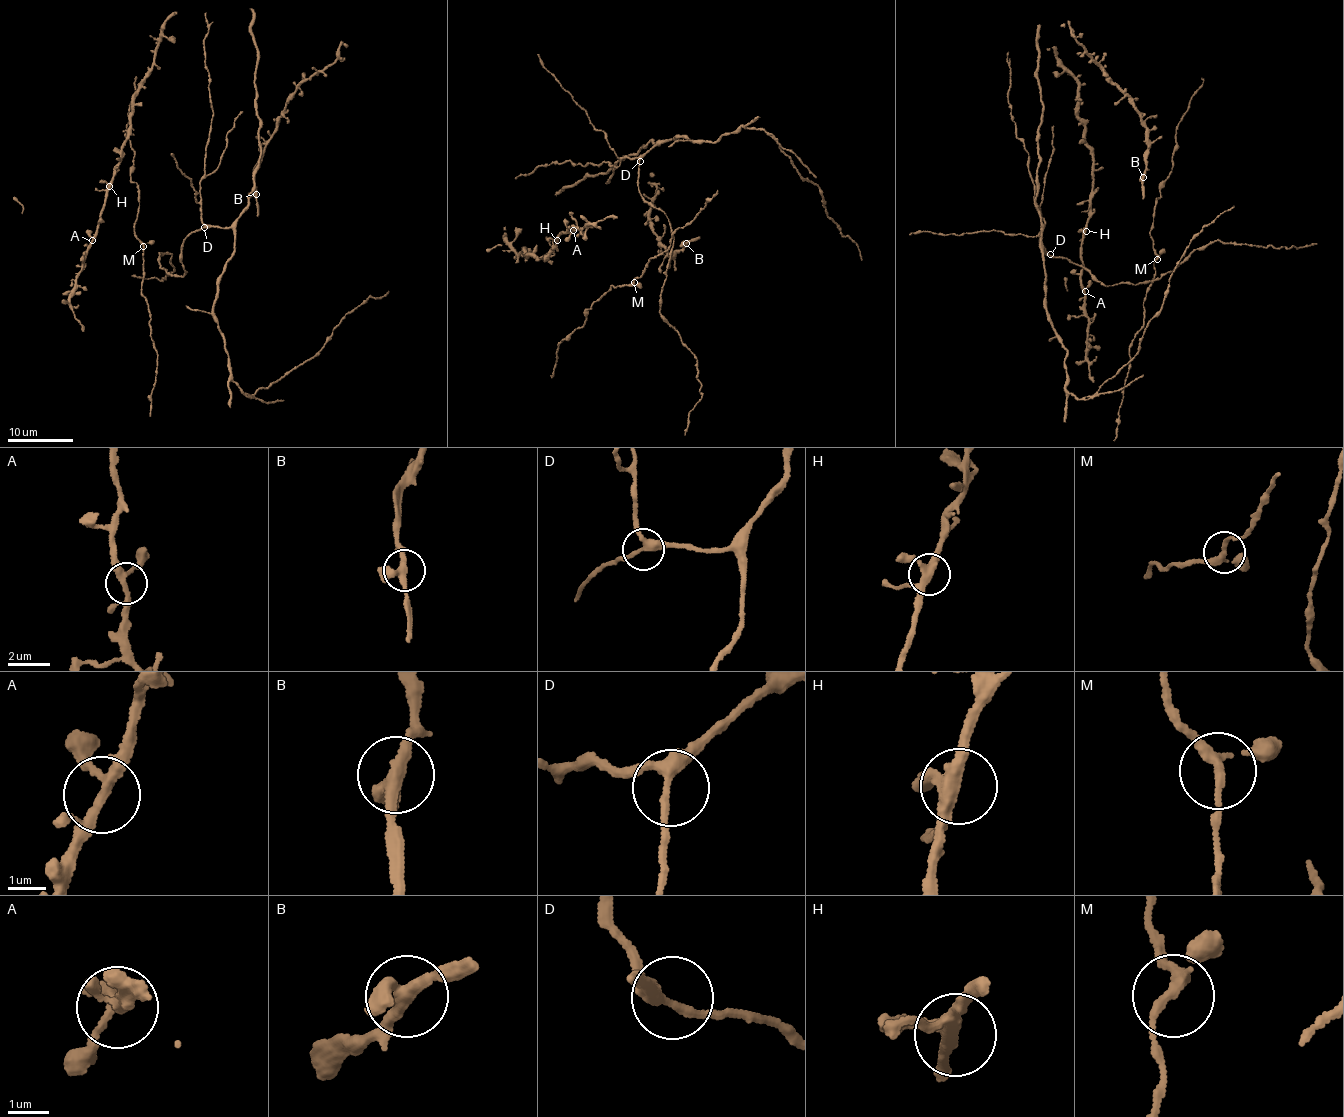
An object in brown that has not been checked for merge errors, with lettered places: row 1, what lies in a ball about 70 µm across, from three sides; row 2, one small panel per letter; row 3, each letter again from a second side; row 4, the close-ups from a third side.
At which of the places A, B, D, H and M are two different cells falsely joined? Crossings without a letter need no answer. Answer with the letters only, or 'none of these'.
none of these

